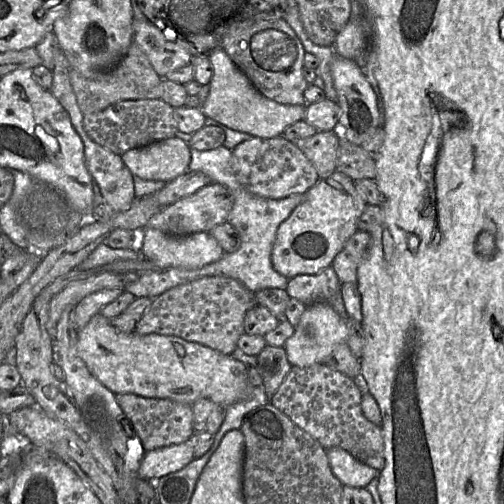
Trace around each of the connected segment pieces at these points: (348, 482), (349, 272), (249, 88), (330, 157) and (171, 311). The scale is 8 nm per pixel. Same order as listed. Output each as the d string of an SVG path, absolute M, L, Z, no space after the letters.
M341 448L328 449L327 456L333 474L343 486L365 488L378 476L377 470L360 462Z
M357 230L334 257L331 266L341 284L357 283L357 269L367 254L370 241L370 233Z
M222 47L215 49L209 55L209 60L213 66L213 75L209 83L210 92L202 109L205 117L260 138L283 135L287 127L304 119L306 105L280 104L263 96Z
M317 131L313 136L291 140L313 164L319 179L331 175L337 167L339 138L332 131Z
M205 276L154 298L137 322L135 332L140 335L177 336L231 355L244 334L245 314L255 305L255 294L238 280L226 276Z

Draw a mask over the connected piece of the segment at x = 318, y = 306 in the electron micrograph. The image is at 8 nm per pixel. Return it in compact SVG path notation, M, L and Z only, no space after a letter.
M316 303L307 306L293 335L284 344L289 363L297 367L308 367L313 364L326 364L337 345L347 342L348 327L346 318L340 315L329 303Z

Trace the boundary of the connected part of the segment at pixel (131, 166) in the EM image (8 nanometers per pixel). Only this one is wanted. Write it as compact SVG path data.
M173 137L128 150L121 158L133 176L170 182L187 172L191 153L188 143Z

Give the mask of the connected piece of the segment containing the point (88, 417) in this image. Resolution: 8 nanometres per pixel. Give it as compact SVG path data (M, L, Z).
M69 306L63 311L54 330L55 356L64 370L64 381L72 393L84 421L101 438L103 445L111 454L118 471L135 474L136 481L146 481L154 484L154 481L145 480L138 475L140 463L146 451L140 438L133 431L129 419L117 403L115 394L91 374L77 353L78 330L74 327L70 318L74 307Z

